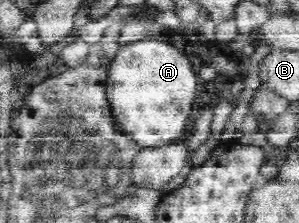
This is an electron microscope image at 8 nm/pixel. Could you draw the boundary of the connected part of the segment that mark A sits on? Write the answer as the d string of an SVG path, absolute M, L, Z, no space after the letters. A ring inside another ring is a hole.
M153 37L123 45L110 63L107 76L107 96L112 108L113 120L122 132L136 141L138 148L155 148L181 139L188 129L192 103L200 80L192 71L193 61L180 53L169 42L157 41Z

